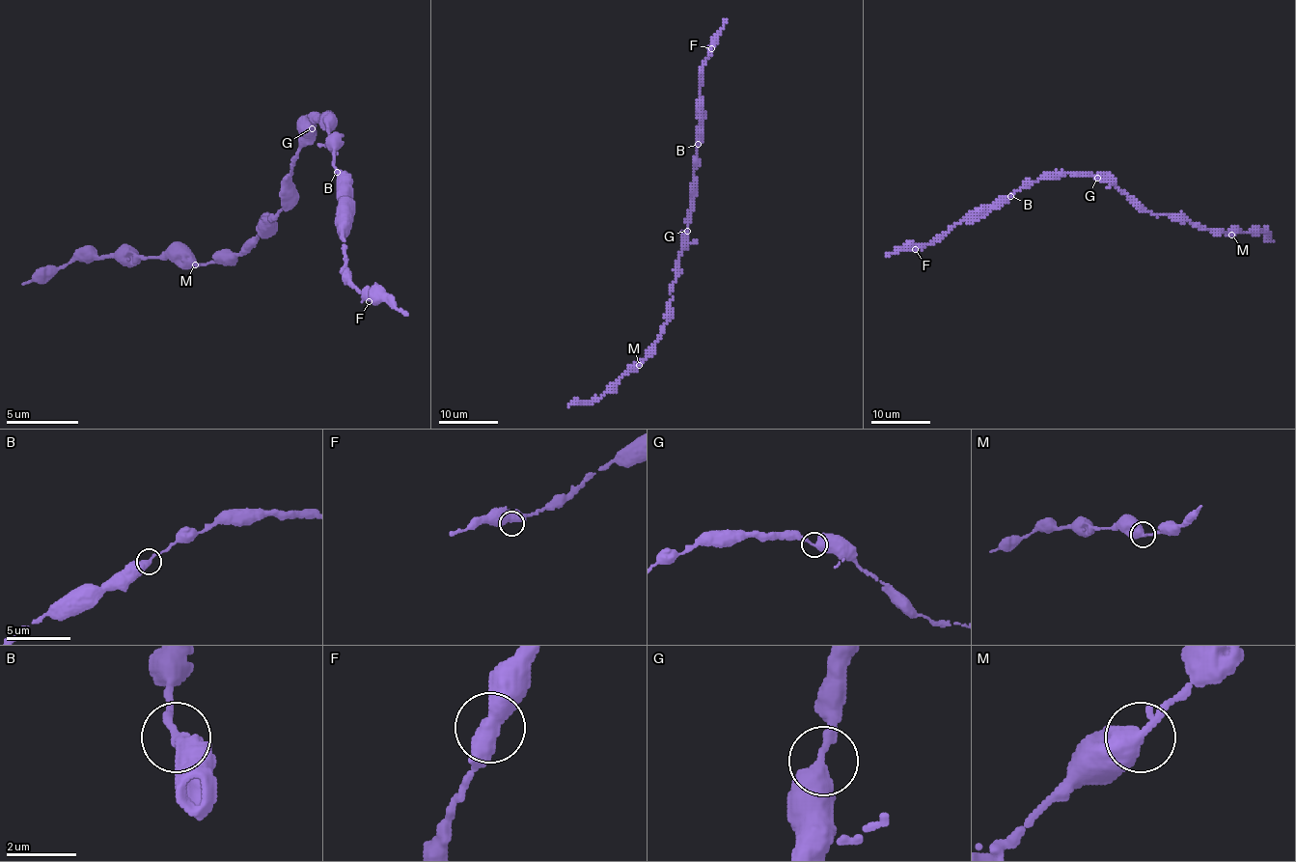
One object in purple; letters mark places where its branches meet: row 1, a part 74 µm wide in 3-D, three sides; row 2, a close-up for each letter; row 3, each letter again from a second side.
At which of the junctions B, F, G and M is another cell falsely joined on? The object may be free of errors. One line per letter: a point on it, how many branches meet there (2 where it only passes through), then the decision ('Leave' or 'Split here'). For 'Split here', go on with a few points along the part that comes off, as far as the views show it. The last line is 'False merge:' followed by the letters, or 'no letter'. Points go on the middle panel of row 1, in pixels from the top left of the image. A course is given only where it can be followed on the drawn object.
B: Place: (698, 144). Branches: 2. Leave
F: Place: (711, 48). Branches: 2. Leave
G: Place: (687, 231). Branches: 2. Leave
M: Place: (639, 365). Branches: 2. Split here. Course of the part to remove: (639, 365), (635, 365), (613, 388), (599, 398), (567, 406)
False merge: M

